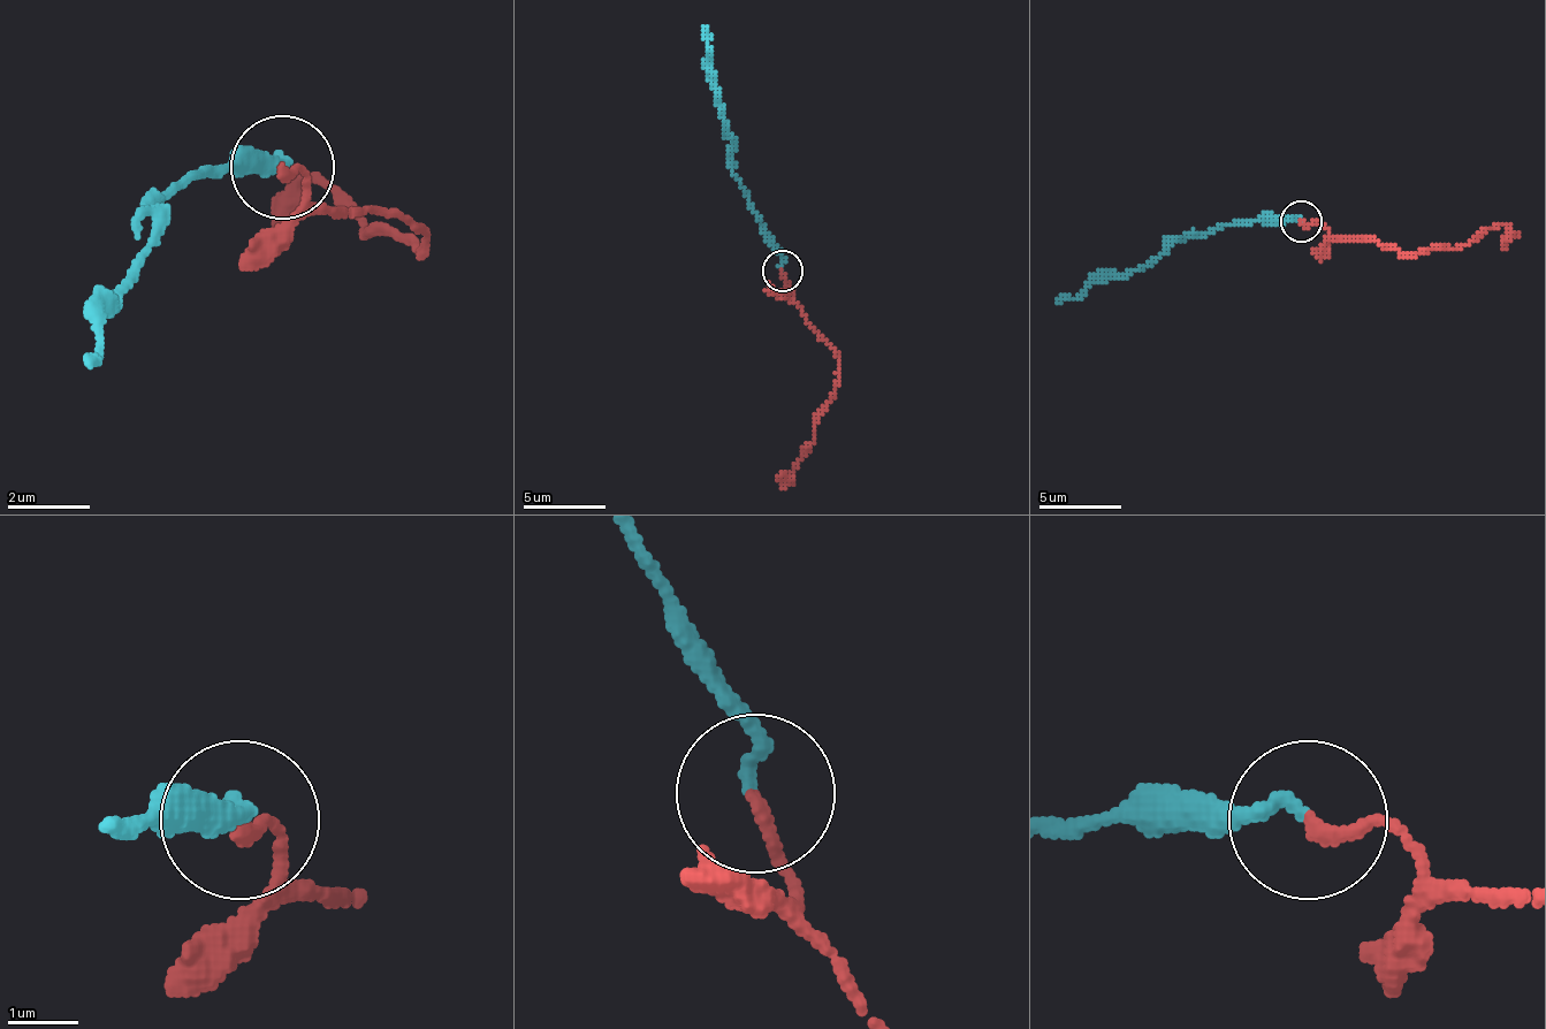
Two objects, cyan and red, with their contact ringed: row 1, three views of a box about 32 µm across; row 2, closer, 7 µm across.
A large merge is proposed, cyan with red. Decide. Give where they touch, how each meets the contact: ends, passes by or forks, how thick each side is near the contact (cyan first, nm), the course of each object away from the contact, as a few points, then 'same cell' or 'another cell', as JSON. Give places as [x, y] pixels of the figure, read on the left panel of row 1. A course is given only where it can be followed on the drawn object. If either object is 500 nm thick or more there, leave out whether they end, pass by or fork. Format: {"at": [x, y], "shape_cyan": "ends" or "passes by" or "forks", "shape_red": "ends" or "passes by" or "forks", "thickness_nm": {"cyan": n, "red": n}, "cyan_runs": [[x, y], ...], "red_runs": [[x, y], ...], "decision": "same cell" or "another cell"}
{"at": [282, 167], "shape_cyan": "ends", "shape_red": "ends", "thickness_nm": {"cyan": 180, "red": 190}, "cyan_runs": [[280, 165], [207, 165], [155, 206], [114, 289], [93, 361], [83, 361]], "red_runs": [[280, 165], [321, 206], [394, 206], [425, 248], [363, 227], [311, 175], [280, 237]], "decision": "same cell"}

